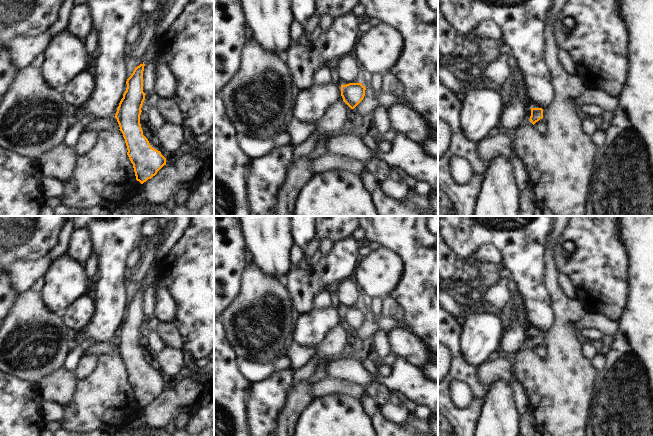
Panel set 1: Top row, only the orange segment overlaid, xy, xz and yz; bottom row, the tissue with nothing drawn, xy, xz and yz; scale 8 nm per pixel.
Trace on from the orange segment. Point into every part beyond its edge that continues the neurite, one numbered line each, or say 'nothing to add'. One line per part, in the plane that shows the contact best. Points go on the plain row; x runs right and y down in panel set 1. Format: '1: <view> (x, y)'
1: xy (150, 277)

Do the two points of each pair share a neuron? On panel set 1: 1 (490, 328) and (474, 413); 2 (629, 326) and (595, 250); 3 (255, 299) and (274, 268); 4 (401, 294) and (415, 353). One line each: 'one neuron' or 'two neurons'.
1: two neurons
2: two neurons
3: two neurons
4: two neurons

